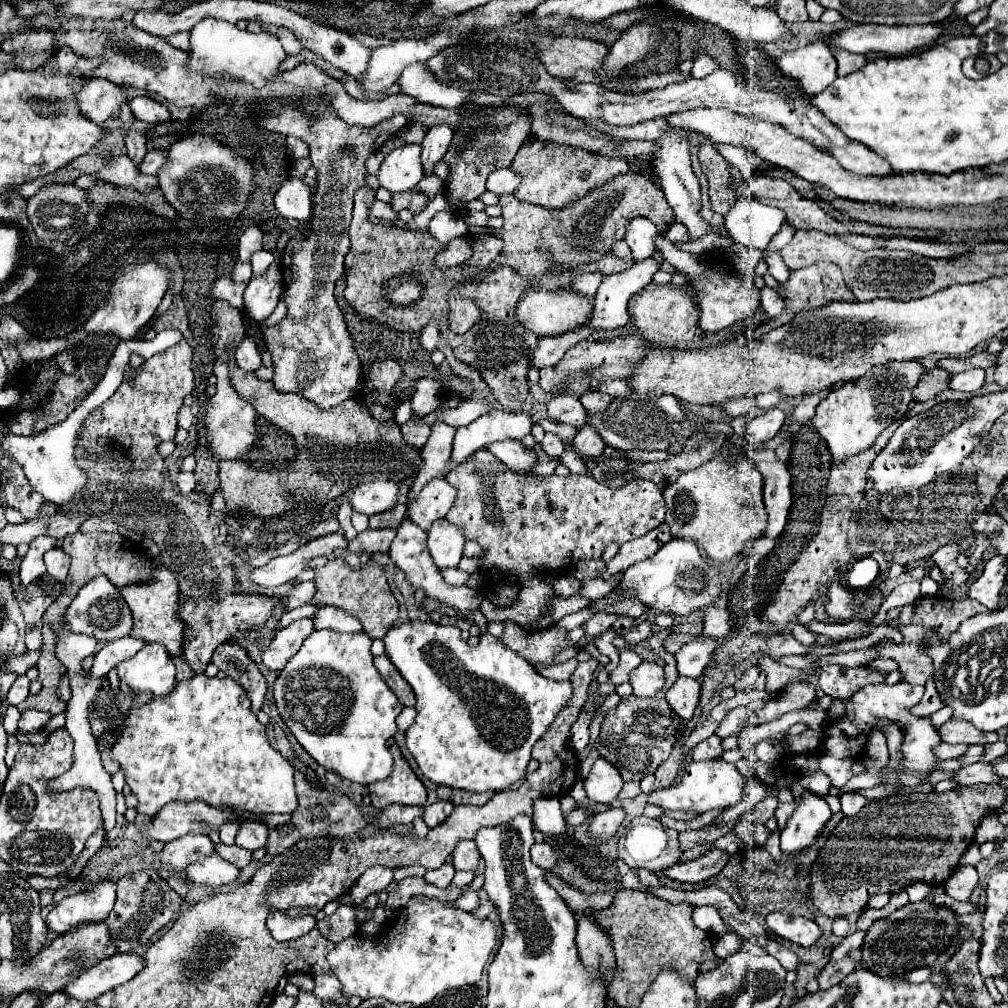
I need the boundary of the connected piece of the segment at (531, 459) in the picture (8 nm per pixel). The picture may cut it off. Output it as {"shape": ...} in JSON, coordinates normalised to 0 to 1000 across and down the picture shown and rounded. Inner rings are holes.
{"shape":[[[507,436],[495,438],[485,441],[483,445],[487,445],[487,449],[491,449],[491,453],[499,457],[503,463],[509,463],[521,469],[525,469],[533,459],[533,451],[527,445],[523,445],[517,438],[507,438]]]}

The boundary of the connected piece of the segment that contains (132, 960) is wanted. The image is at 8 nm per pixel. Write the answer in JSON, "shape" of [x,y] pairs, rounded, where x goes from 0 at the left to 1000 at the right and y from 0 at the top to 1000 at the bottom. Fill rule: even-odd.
{"shape":[[[116,945],[114,949],[108,949],[106,953],[82,963],[76,973],[70,973],[63,981],[63,985],[78,993],[94,993],[98,987],[132,971],[142,959],[144,953],[140,947]]]}

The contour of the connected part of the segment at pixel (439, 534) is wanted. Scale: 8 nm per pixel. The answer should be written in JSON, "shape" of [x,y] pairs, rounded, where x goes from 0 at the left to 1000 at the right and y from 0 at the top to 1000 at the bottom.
{"shape":[[[443,515],[432,517],[432,521],[428,523],[426,533],[424,533],[424,545],[426,545],[434,564],[453,563],[453,559],[457,557],[461,537],[463,537],[463,533],[455,521],[445,519]]]}

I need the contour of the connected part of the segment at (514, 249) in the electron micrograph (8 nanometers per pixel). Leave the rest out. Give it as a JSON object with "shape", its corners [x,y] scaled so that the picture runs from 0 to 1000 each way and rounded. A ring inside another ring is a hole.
{"shape":[[[628,170],[610,176],[596,188],[586,189],[586,193],[561,207],[547,209],[523,203],[521,199],[513,199],[509,193],[499,193],[495,203],[499,207],[499,225],[487,229],[487,233],[499,237],[495,261],[505,261],[521,277],[539,275],[545,269],[570,269],[582,261],[598,257],[606,249],[608,241],[620,235],[622,223],[630,215],[642,215],[650,221],[654,231],[660,231],[670,219],[668,207],[658,189],[648,186],[648,178]]]}

